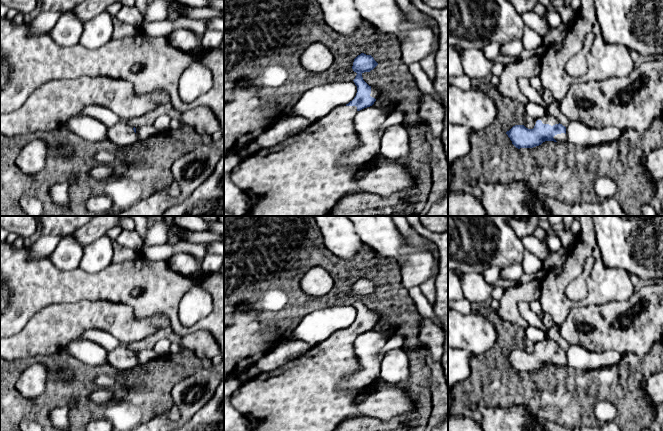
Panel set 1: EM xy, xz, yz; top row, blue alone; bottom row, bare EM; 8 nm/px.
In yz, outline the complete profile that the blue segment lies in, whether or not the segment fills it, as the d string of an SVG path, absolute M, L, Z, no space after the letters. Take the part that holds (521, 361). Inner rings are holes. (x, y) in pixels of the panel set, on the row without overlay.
M548 333L545 335L545 340L535 344L533 353L528 353L524 349L515 349L506 356L516 372L533 372L545 365L567 367L566 351L560 348Z

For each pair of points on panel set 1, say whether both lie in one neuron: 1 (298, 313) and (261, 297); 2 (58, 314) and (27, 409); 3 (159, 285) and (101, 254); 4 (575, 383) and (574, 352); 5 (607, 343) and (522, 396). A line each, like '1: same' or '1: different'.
1: same
2: different
3: different
4: different
5: different

